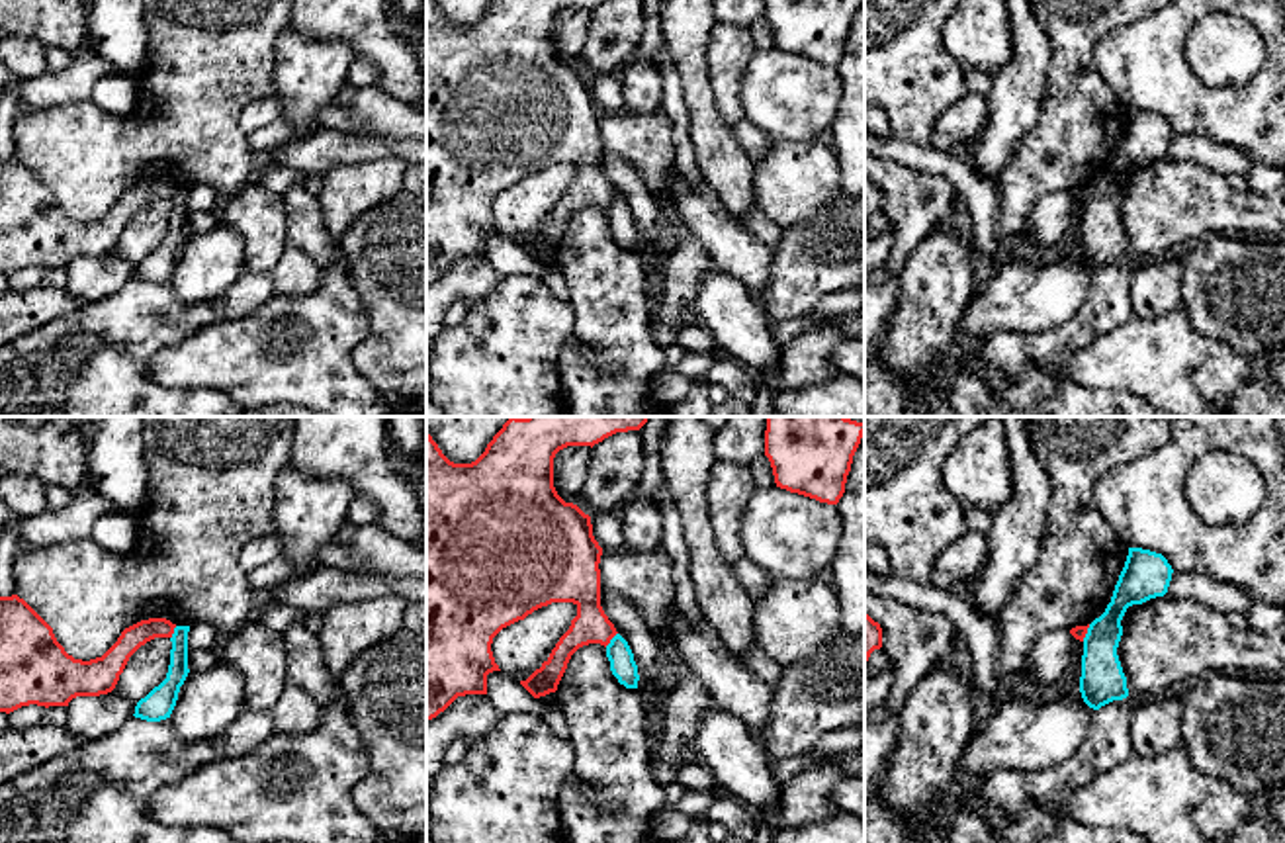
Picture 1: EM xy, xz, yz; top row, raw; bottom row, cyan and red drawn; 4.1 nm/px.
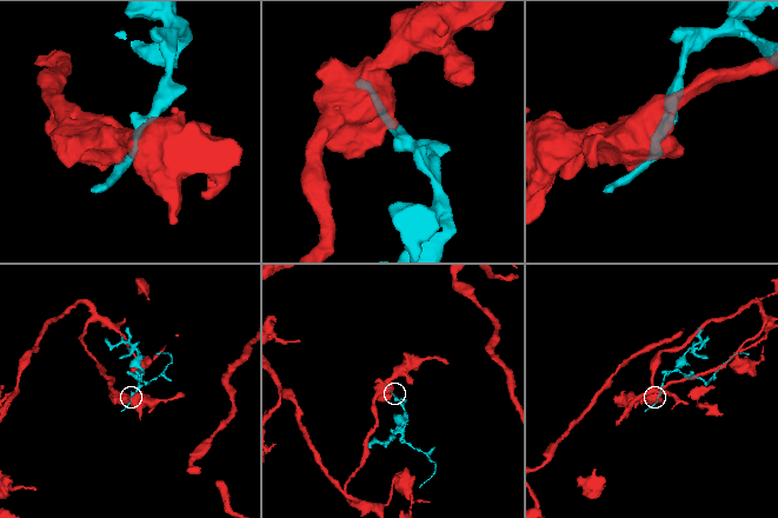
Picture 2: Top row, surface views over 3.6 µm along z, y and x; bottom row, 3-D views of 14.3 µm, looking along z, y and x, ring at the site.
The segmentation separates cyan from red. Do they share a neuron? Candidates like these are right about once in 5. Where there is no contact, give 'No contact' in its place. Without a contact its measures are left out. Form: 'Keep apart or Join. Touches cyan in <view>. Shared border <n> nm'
Keep apart. Touches cyan in xz. Shared border 80 nm

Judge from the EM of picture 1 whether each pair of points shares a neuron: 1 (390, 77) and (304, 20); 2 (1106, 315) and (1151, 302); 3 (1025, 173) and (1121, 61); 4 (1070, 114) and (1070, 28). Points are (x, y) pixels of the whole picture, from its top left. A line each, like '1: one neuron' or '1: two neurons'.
1: one neuron
2: two neurons
3: two neurons
4: one neuron

